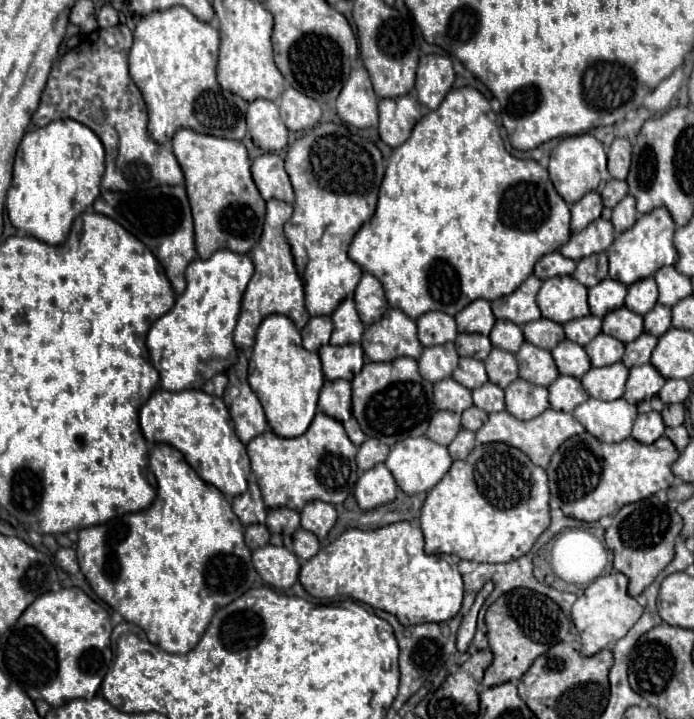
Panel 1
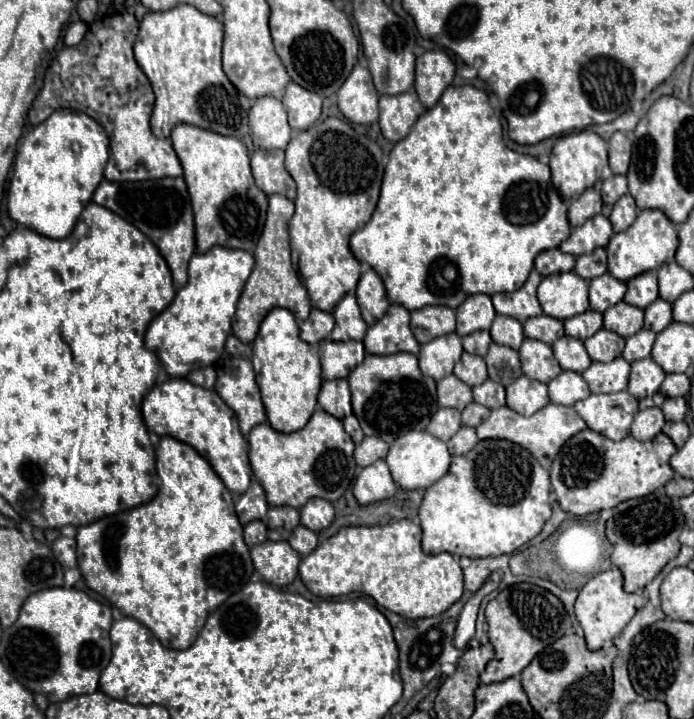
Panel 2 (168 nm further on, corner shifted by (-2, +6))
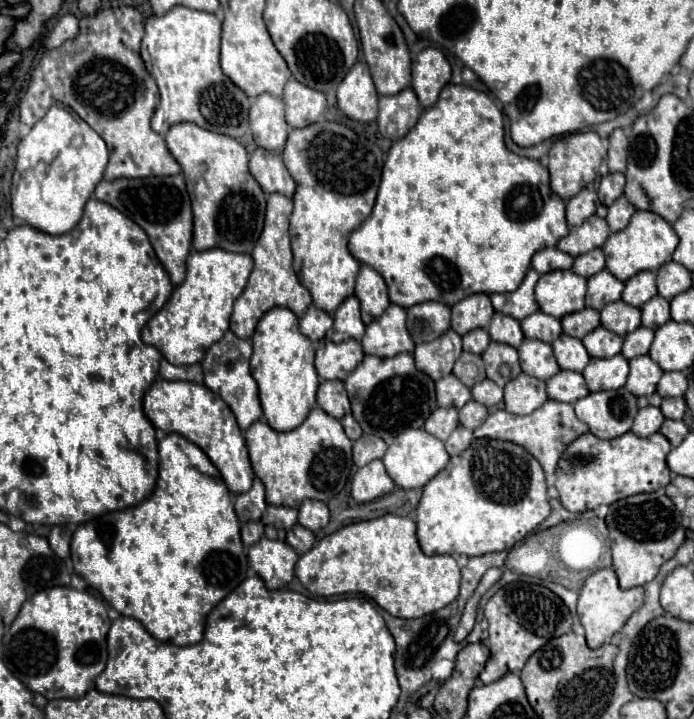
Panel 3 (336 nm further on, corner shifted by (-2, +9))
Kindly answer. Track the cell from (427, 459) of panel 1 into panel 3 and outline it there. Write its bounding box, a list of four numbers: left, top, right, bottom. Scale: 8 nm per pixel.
[382,428,450,490]

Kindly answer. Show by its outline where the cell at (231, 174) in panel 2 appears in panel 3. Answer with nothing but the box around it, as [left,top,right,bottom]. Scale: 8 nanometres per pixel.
[166,122,266,254]

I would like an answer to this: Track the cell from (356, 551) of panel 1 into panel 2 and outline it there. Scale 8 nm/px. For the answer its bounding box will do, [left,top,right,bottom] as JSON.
[298,519,464,619]

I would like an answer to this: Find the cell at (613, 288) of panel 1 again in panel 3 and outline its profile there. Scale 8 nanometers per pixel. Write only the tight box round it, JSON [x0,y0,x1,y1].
[586,270,624,310]

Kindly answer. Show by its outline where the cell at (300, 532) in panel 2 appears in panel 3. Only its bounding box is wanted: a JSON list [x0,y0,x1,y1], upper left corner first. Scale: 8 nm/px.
[286,524,314,554]

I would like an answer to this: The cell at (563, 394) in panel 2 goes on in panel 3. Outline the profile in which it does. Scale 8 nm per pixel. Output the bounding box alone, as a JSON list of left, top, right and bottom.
[546,370,590,402]

